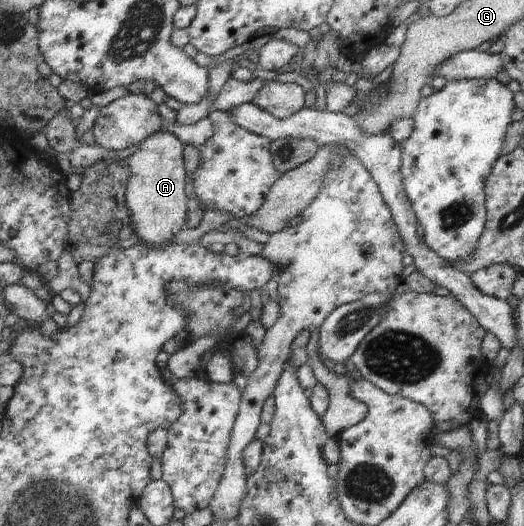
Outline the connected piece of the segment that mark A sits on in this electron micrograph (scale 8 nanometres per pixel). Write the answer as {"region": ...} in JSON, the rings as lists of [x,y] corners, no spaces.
{"region":[[[156,132],[127,160],[132,172],[127,185],[127,204],[133,228],[141,243],[150,248],[161,248],[188,224],[186,219],[192,195],[186,190],[188,175],[184,169],[184,142],[174,134]]]}

